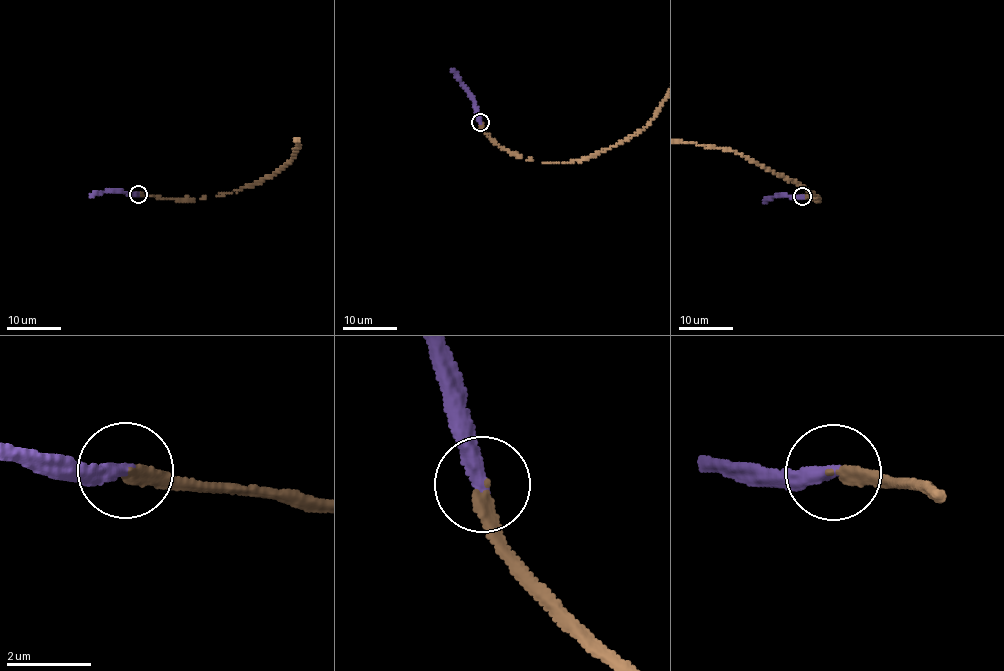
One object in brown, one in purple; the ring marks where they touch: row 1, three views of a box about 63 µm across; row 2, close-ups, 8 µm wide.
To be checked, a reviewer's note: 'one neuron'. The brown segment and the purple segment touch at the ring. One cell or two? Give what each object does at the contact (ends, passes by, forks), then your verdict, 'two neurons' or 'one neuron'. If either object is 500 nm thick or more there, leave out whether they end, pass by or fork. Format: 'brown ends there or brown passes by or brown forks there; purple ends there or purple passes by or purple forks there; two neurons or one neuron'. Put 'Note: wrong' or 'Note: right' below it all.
brown ends there; purple ends there; one neuron
Note: right

